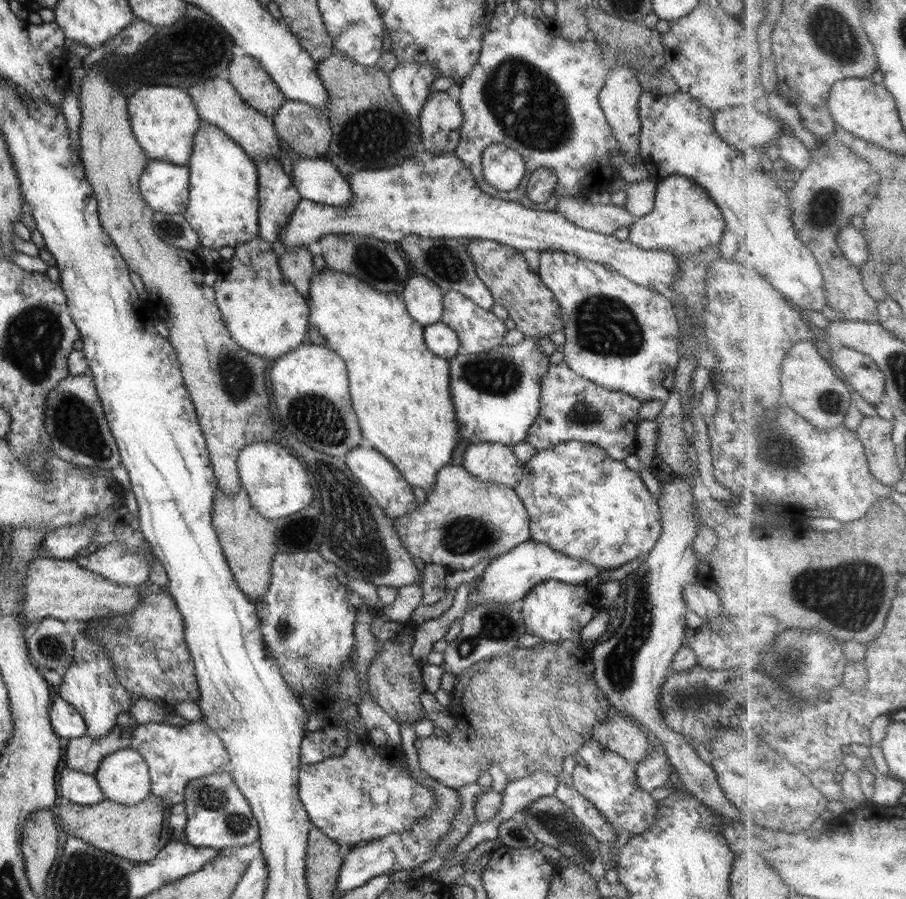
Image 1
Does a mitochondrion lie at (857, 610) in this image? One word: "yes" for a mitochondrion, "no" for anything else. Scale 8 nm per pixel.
yes

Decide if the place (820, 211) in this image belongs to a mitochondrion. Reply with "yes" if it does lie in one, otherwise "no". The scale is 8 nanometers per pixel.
yes

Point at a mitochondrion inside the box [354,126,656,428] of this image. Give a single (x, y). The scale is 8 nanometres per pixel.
(603, 325)

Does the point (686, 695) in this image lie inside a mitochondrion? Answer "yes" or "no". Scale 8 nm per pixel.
yes

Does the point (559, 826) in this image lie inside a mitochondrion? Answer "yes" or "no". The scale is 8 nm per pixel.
yes

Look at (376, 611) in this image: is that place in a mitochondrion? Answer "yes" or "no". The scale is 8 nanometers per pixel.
no

